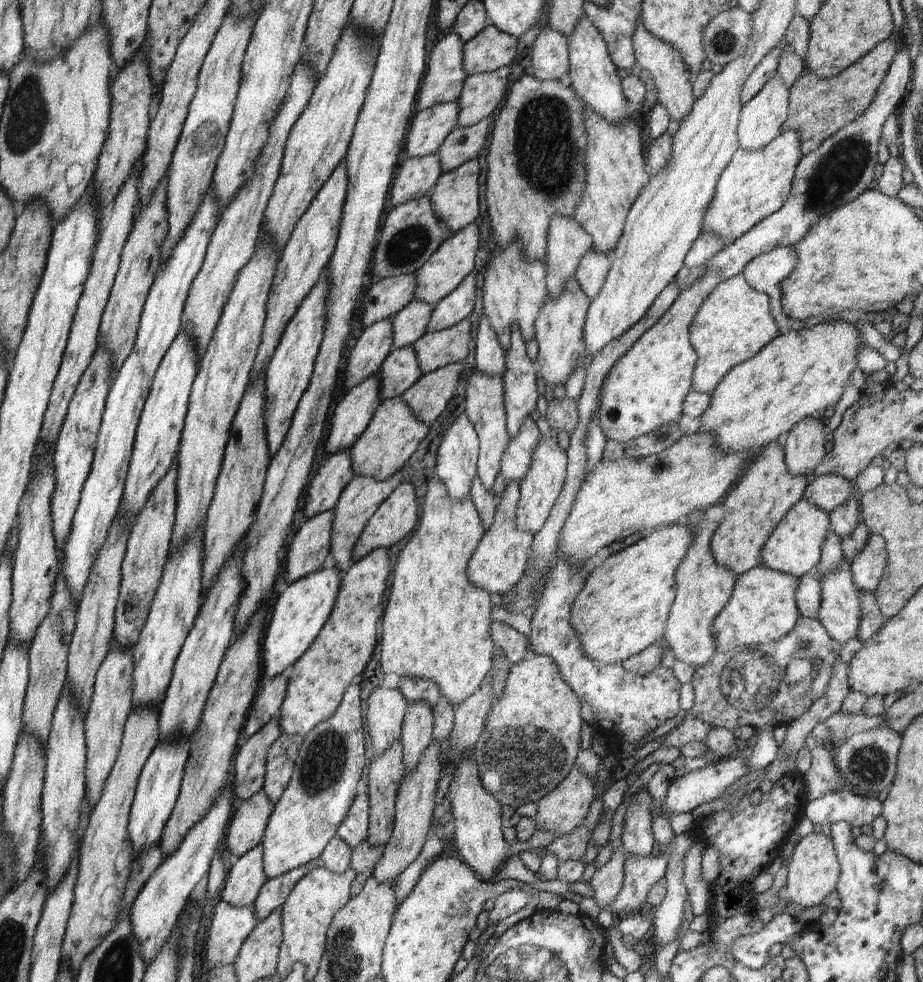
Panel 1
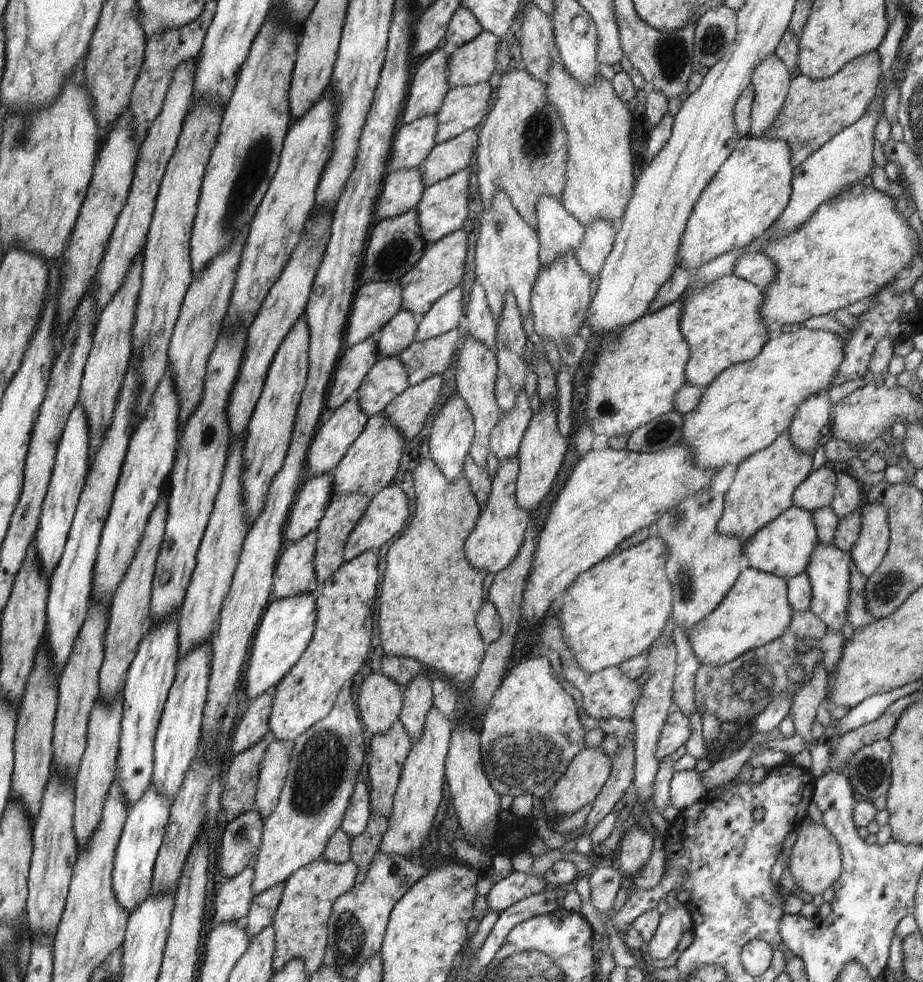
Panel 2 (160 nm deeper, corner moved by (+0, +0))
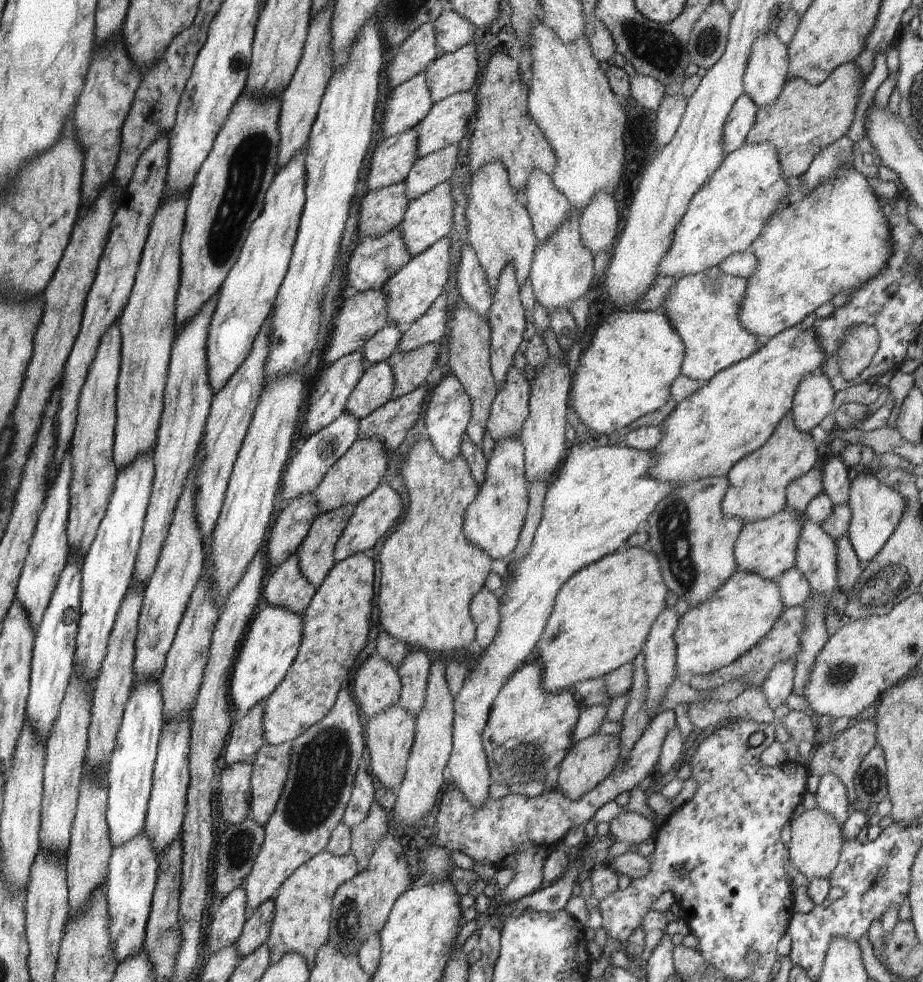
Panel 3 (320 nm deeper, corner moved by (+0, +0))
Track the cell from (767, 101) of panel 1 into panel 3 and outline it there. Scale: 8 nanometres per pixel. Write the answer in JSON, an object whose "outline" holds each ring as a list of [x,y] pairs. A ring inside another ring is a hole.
{"outline":[[[777,33],[757,36],[752,45],[743,76],[745,93],[758,107],[771,105],[780,96],[783,86],[790,79],[787,46],[780,42]]]}

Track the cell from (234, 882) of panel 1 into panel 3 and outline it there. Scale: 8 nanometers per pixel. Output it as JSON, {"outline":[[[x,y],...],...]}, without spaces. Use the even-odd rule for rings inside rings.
{"outline":[[[243,886],[224,897],[220,908],[213,912],[206,956],[215,955],[220,949],[235,944],[249,915],[246,906]]]}

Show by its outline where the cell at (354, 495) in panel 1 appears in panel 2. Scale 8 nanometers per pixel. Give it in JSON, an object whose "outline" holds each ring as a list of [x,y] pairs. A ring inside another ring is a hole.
{"outline":[[[352,493],[349,495],[336,496],[327,506],[326,512],[317,528],[316,552],[314,555],[314,570],[317,583],[321,586],[325,580],[328,580],[343,562],[343,550],[348,535],[356,526],[356,523],[362,518],[364,511],[370,504],[371,497],[362,493]]]}

